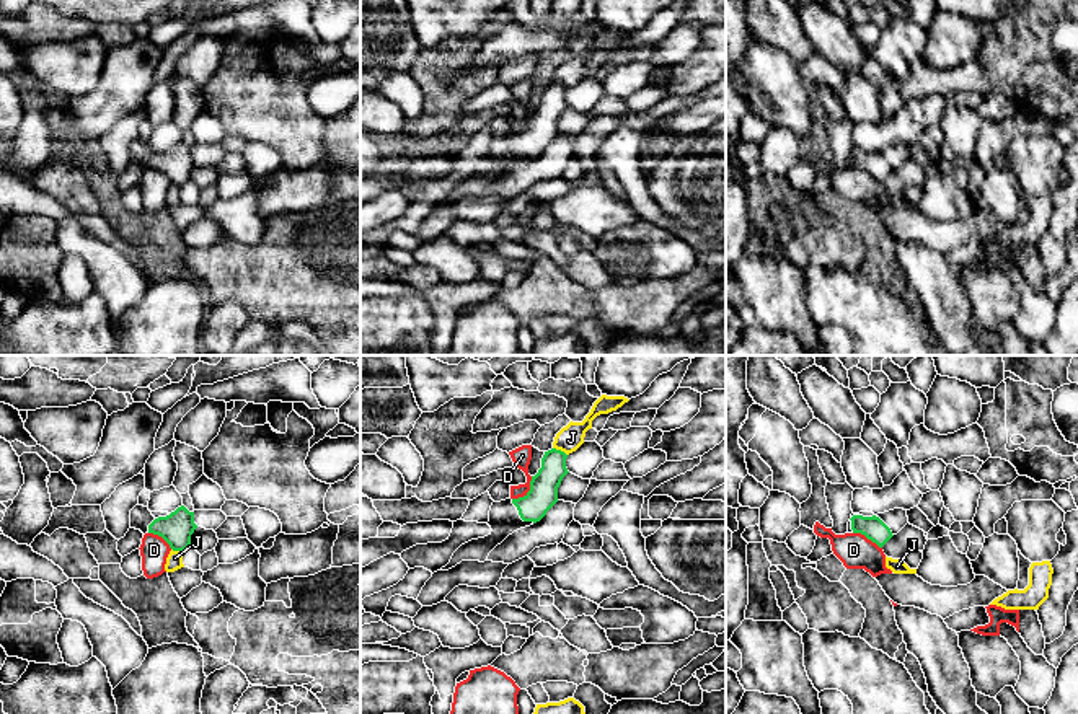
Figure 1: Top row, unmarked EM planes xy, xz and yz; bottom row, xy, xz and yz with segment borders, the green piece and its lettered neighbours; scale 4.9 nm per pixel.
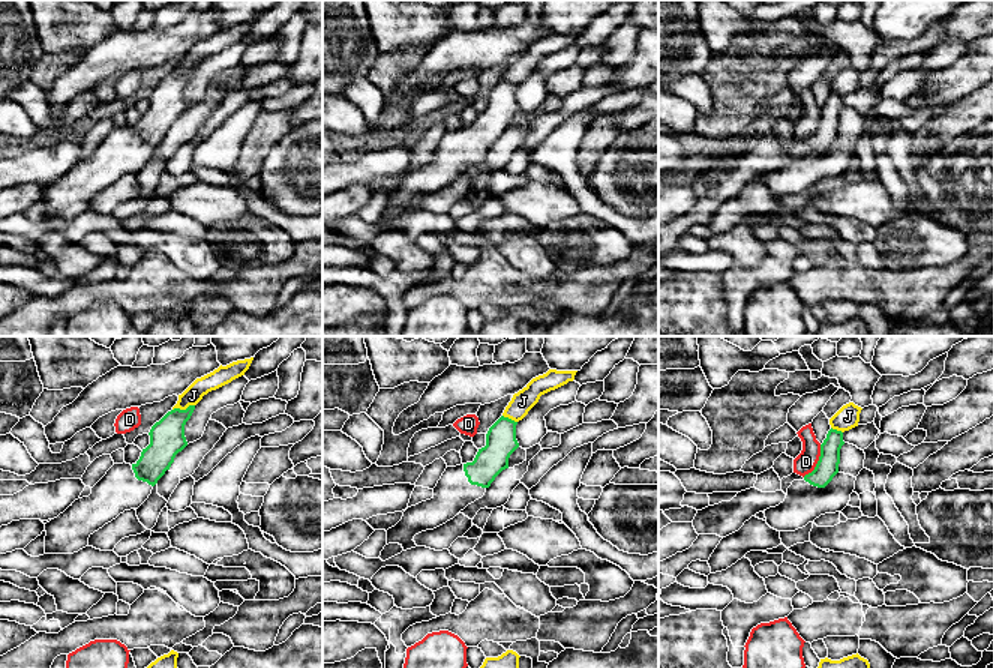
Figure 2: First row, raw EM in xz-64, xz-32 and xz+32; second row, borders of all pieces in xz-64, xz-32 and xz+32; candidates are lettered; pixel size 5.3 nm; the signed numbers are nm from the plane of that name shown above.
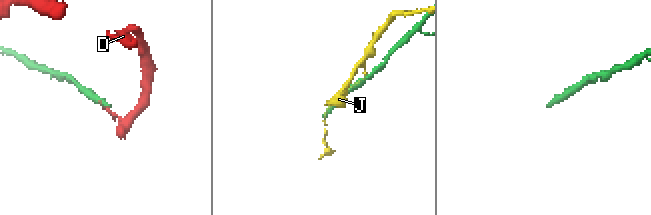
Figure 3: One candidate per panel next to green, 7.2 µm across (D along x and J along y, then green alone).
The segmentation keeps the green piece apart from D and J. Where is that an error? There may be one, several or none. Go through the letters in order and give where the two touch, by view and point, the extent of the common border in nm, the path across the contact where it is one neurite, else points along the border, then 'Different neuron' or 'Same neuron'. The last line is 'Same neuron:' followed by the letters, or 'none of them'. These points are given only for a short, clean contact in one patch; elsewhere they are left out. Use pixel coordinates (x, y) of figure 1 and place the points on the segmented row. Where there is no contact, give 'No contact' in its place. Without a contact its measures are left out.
D: Touches green at xz (529, 491). Shared border 160 nm. Boundary: xz (532, 476), (530, 488), (522, 496), (512, 499). Different neuron
J: Touches green at xz (560, 450). Shared border 80 nm. Different neuron
Same neuron: none of them

